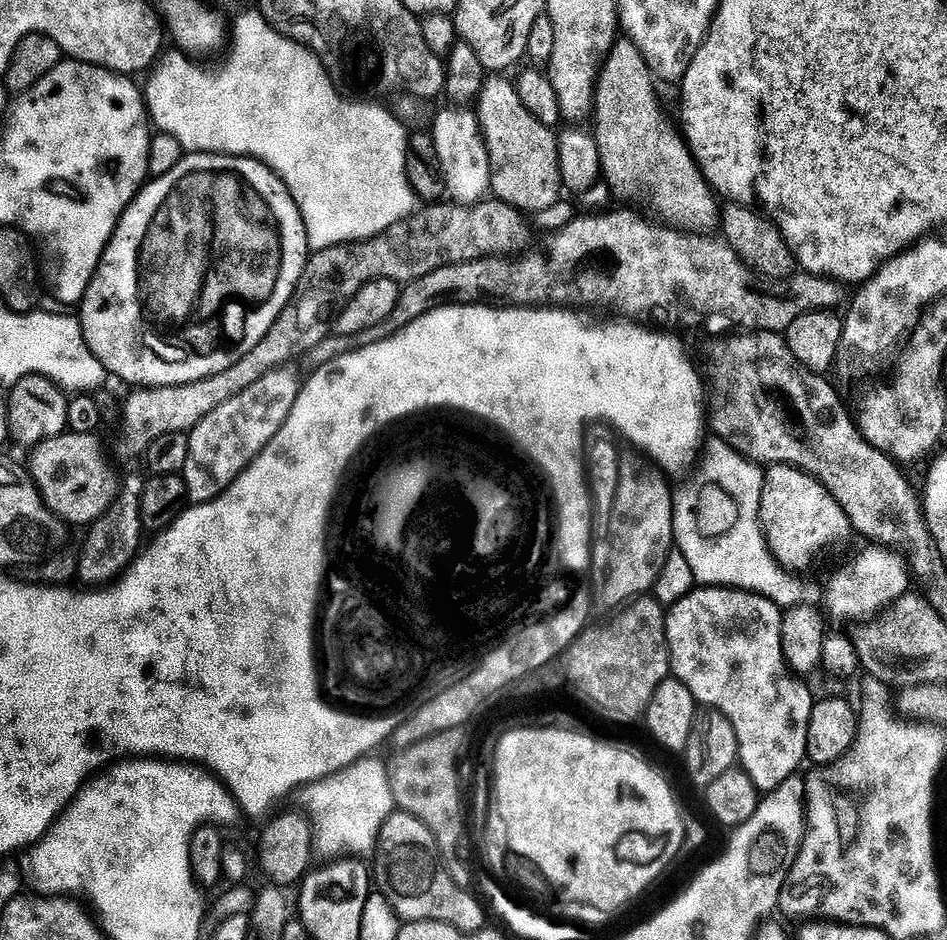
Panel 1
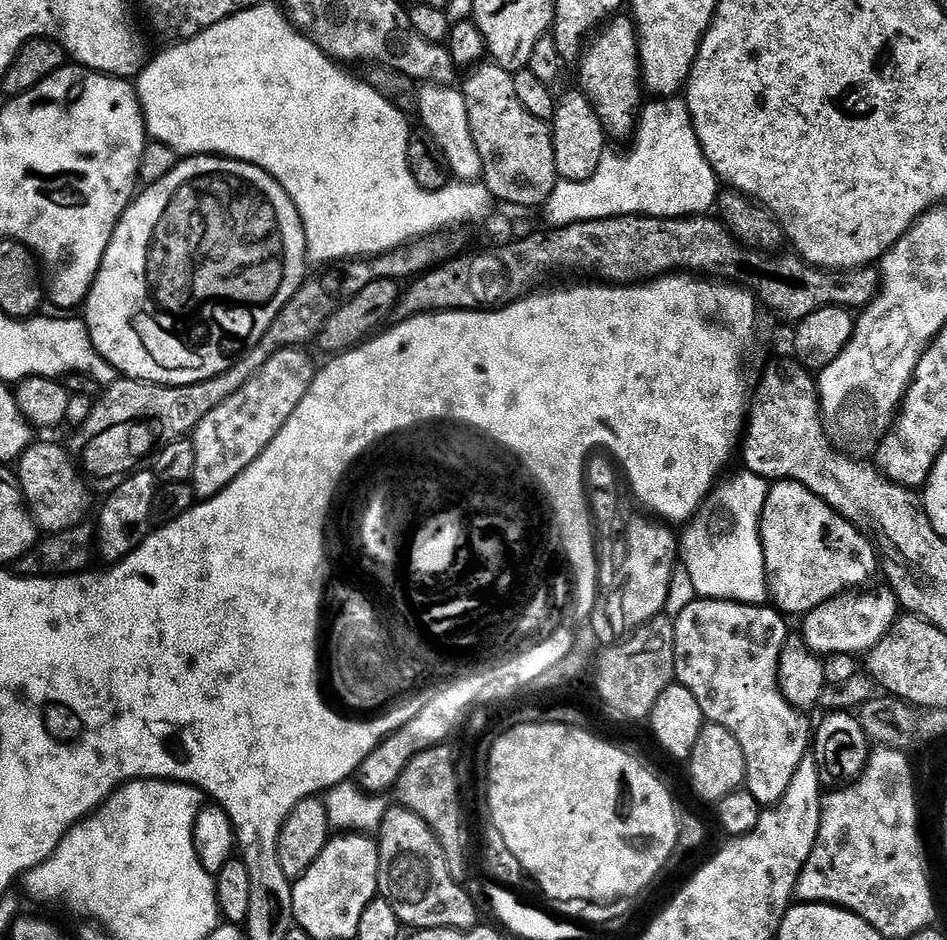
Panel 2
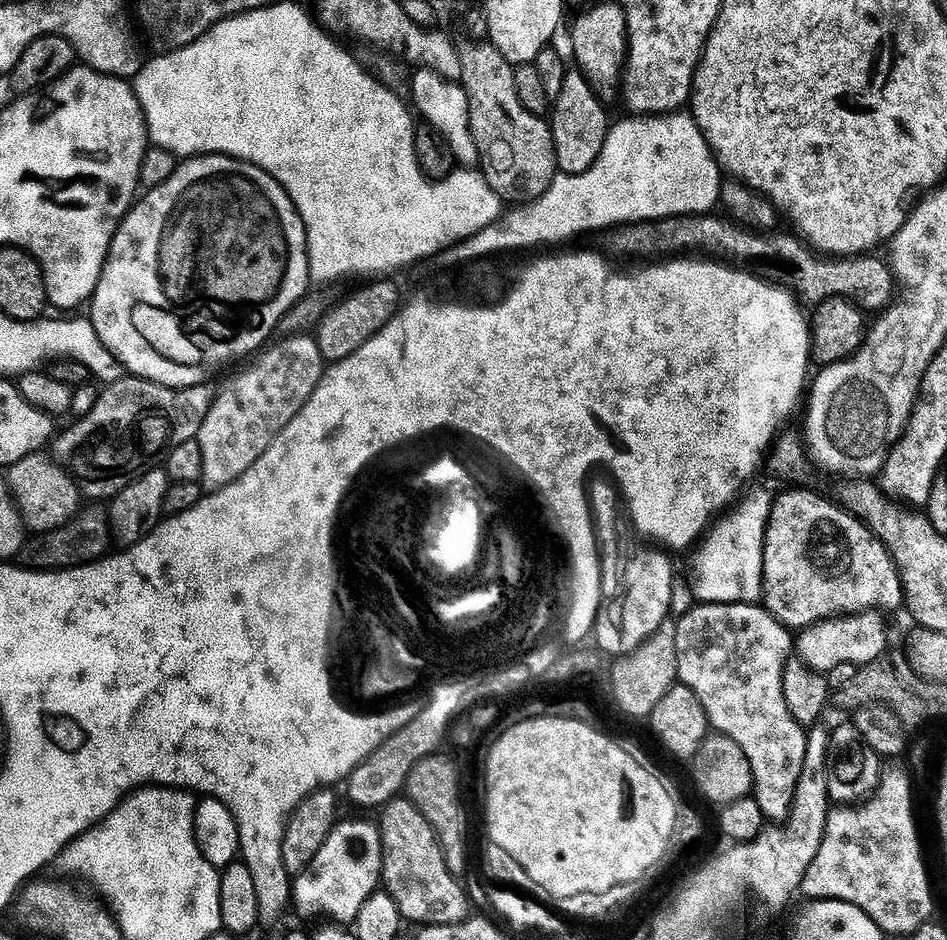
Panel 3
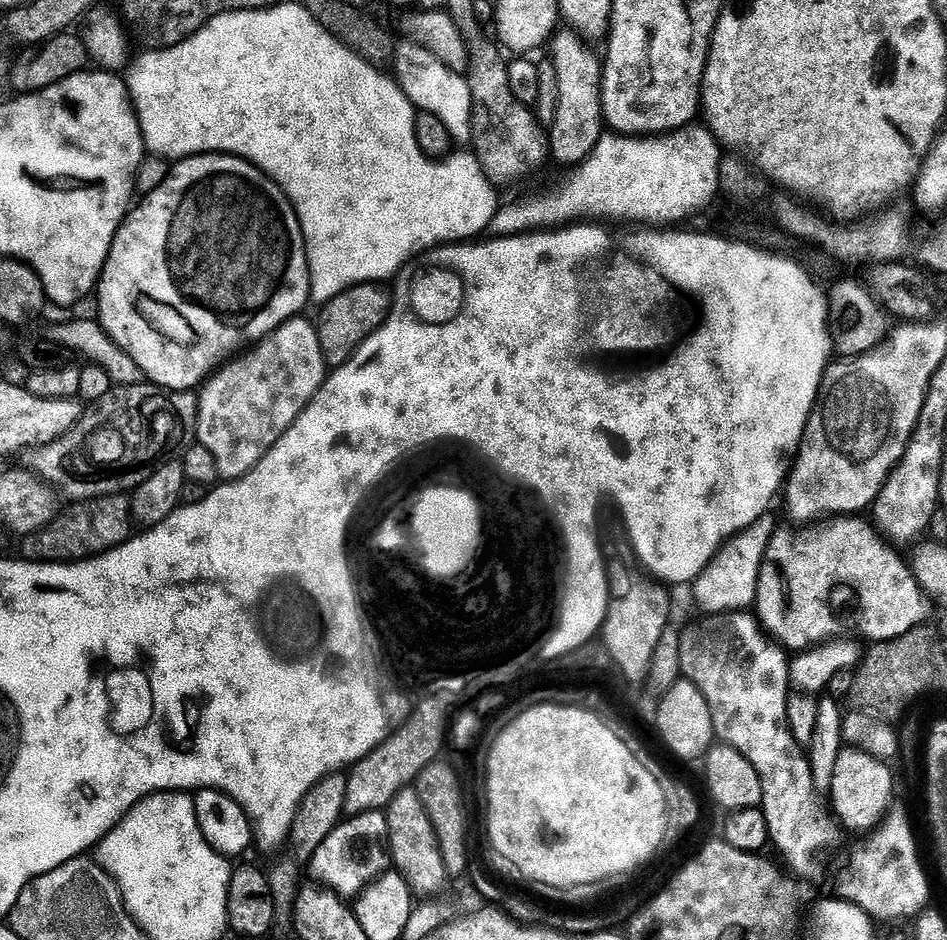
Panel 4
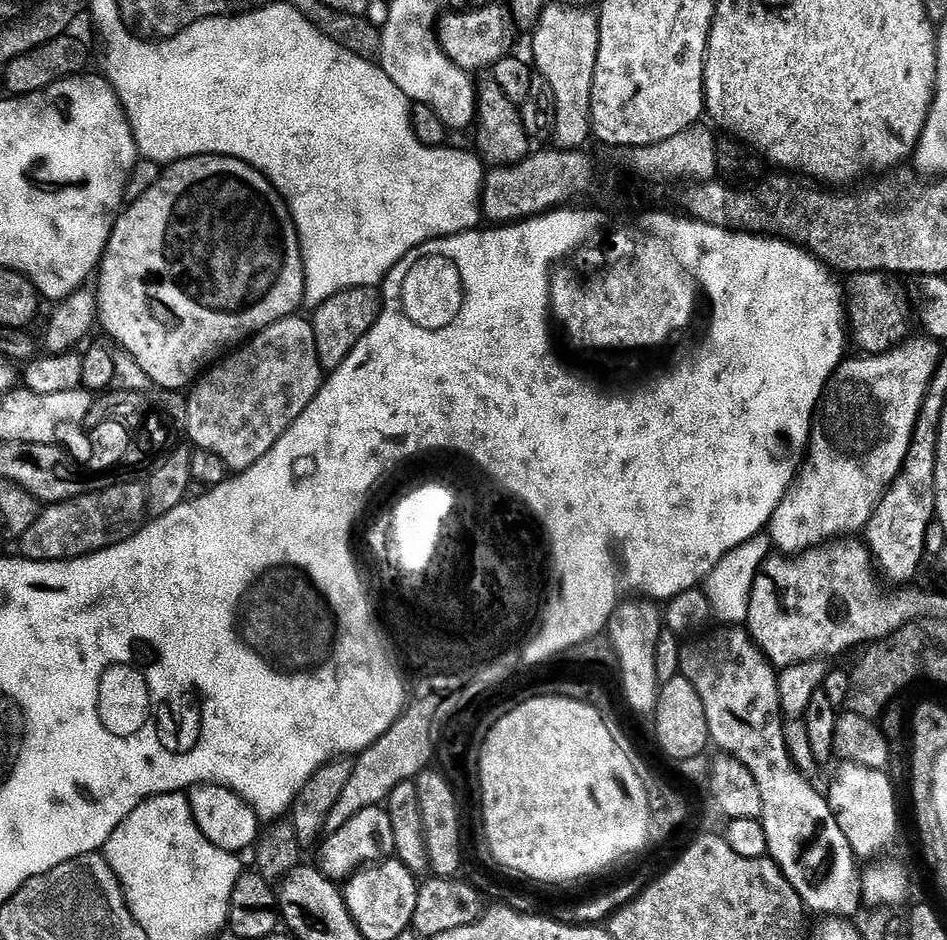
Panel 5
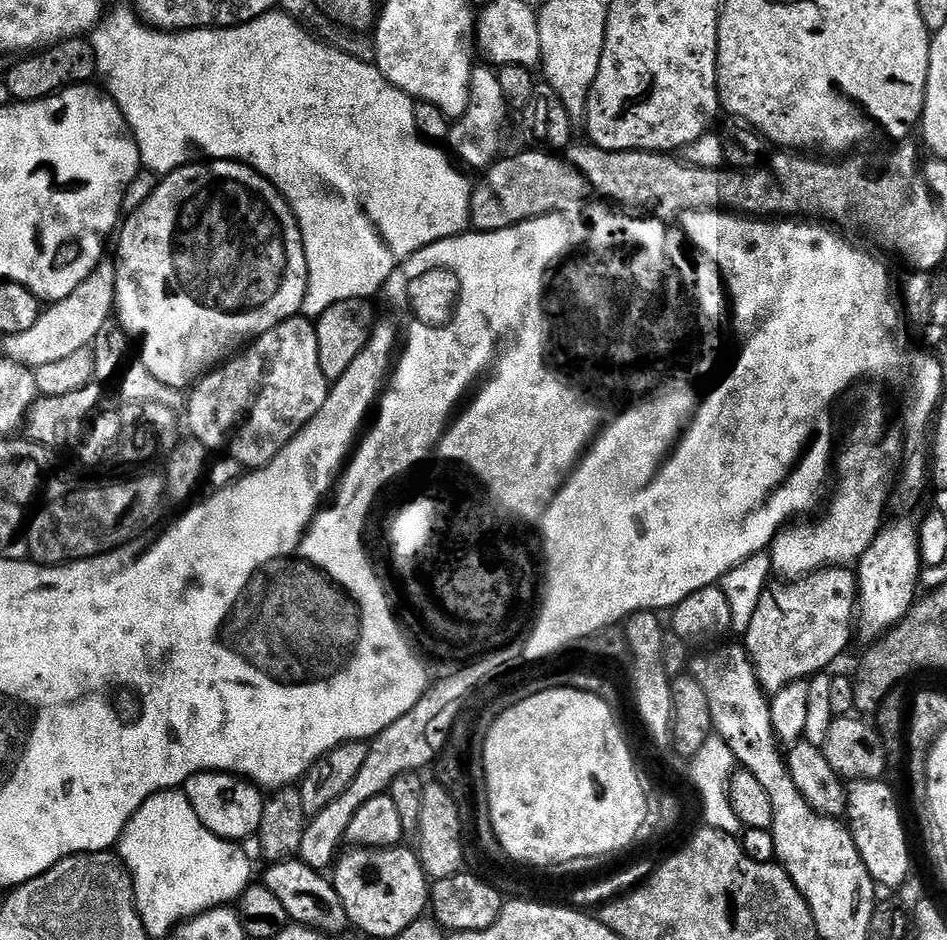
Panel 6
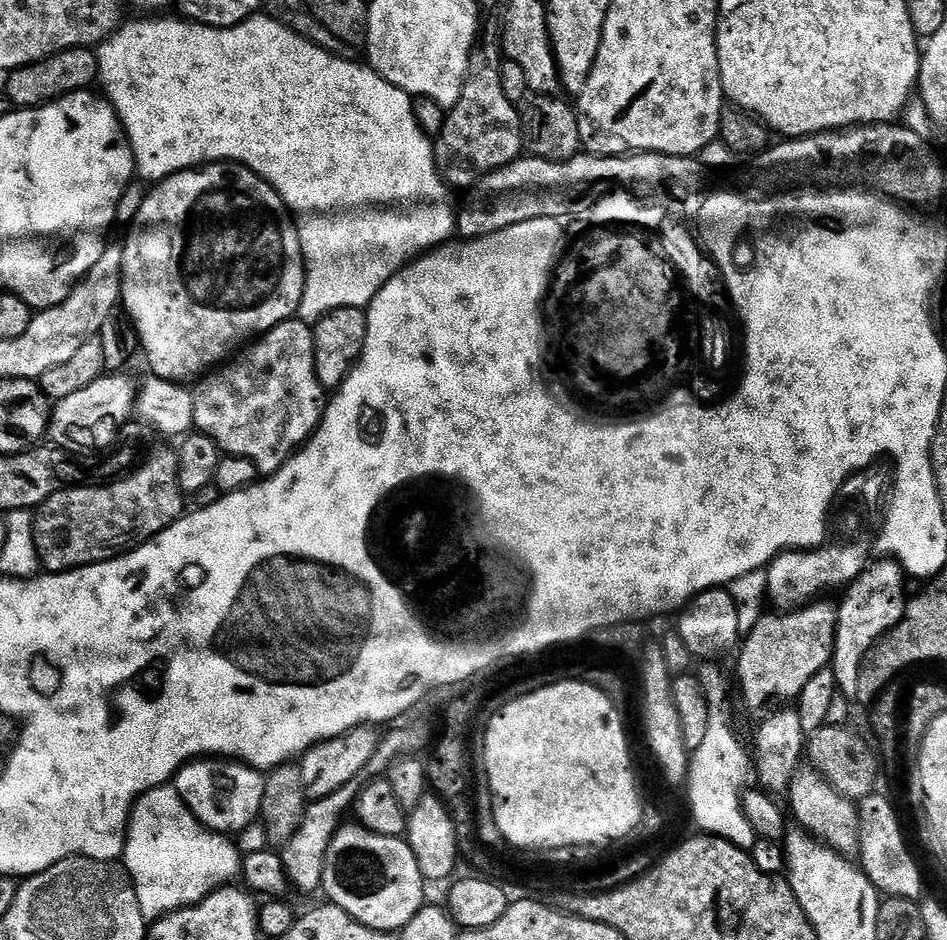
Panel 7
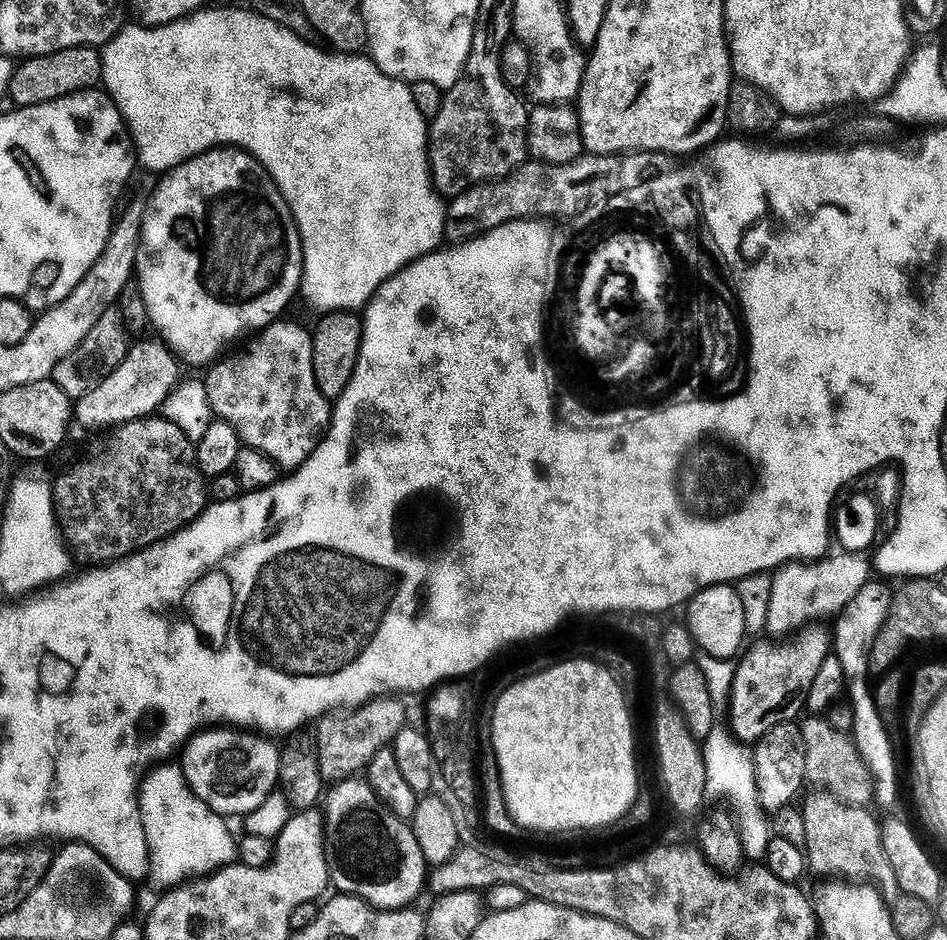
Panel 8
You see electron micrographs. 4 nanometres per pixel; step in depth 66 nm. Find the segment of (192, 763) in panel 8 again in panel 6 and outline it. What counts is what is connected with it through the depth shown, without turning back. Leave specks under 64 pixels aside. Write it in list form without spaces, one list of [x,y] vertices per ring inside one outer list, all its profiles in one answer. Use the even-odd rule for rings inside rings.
[[[196,772],[182,785],[184,796],[194,808],[194,814],[215,836],[224,840],[244,842],[247,836],[255,837],[262,820],[265,793],[255,784],[234,776],[231,772]]]

